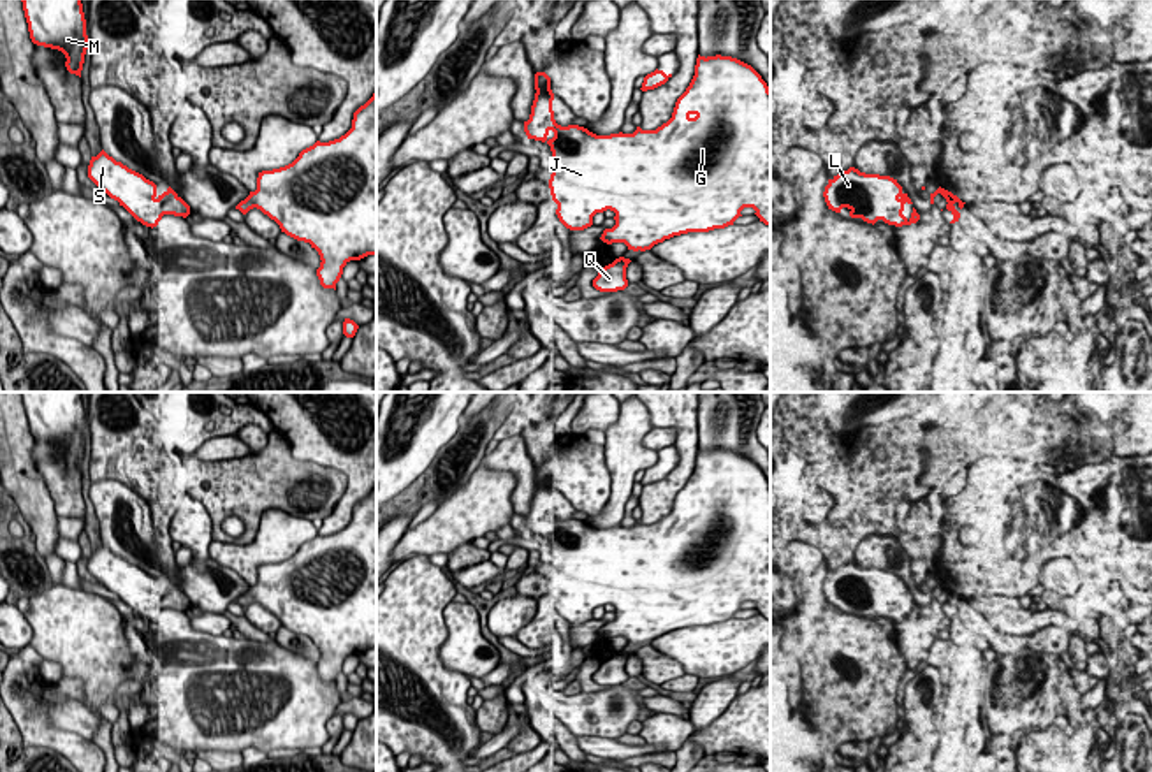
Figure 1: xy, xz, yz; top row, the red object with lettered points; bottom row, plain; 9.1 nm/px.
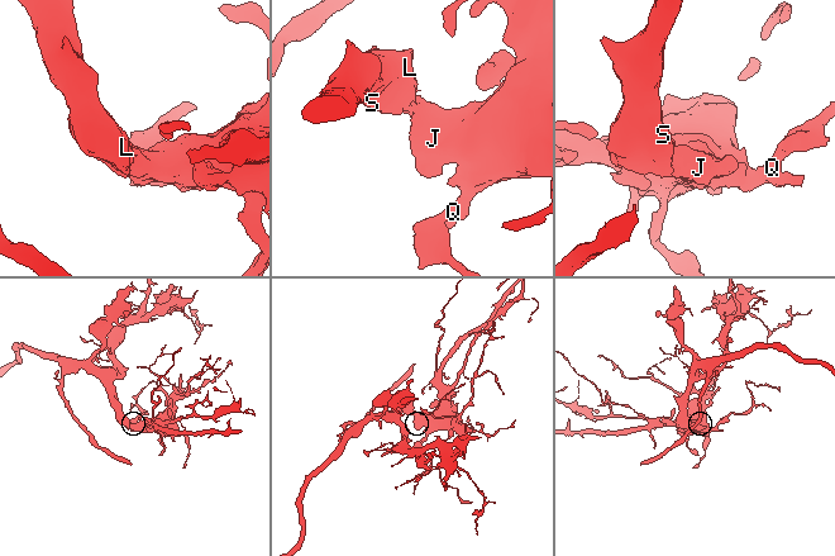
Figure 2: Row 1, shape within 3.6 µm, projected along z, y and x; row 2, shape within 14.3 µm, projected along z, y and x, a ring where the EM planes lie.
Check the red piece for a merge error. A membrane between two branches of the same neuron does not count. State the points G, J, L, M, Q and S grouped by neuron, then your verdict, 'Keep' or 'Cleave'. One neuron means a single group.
Groups: G J L M Q S. Keep

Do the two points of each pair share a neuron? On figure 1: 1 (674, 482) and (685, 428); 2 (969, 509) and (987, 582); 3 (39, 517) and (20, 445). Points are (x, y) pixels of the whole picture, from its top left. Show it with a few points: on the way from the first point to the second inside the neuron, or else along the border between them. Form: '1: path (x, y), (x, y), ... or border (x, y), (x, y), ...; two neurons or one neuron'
1: path (683, 468), (686, 463), (686, 442); one neuron
2: path (987, 526), (987, 565); one neuron
3: path (34, 500), (20, 477), (18, 463); one neuron

